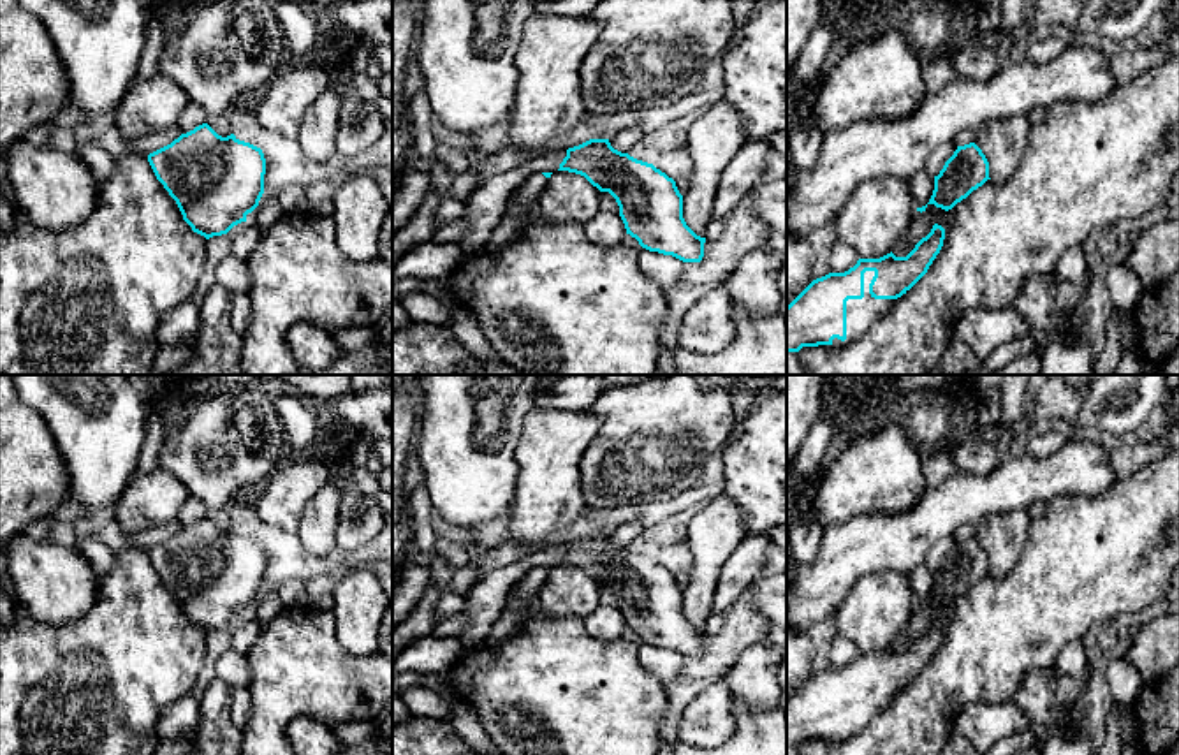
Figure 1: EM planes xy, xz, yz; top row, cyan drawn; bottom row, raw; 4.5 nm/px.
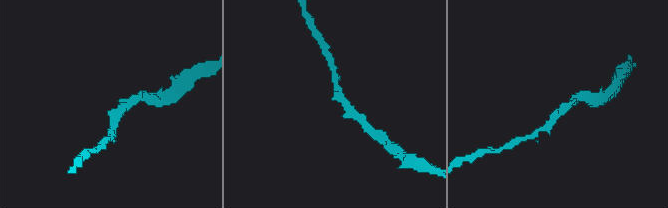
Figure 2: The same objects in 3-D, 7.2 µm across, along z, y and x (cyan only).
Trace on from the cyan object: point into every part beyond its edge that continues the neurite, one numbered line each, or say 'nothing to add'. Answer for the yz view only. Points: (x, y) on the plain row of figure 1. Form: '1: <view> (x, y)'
1: yz (861, 708)

